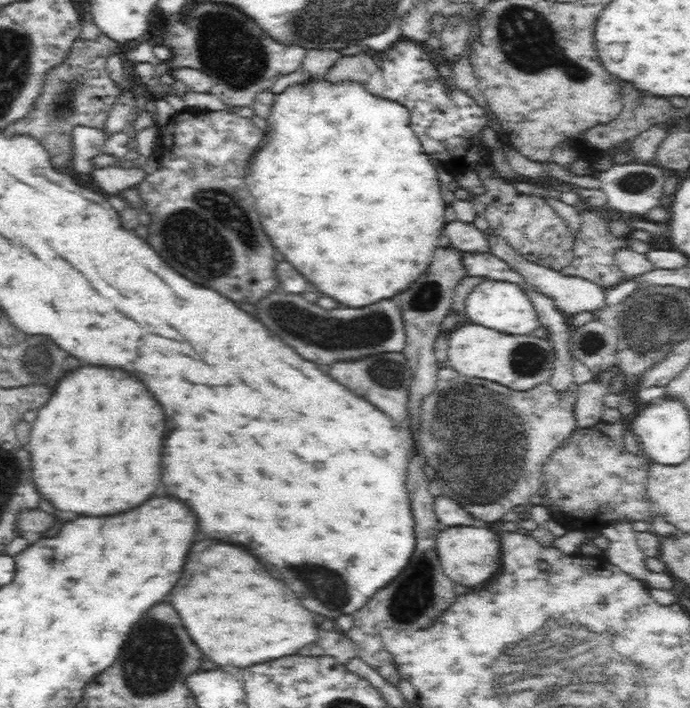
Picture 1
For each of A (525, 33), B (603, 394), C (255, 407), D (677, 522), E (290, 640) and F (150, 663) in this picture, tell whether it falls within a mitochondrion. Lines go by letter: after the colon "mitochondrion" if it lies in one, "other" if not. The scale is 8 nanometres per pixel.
A: mitochondrion
B: other
C: other
D: other
E: other
F: mitochondrion

